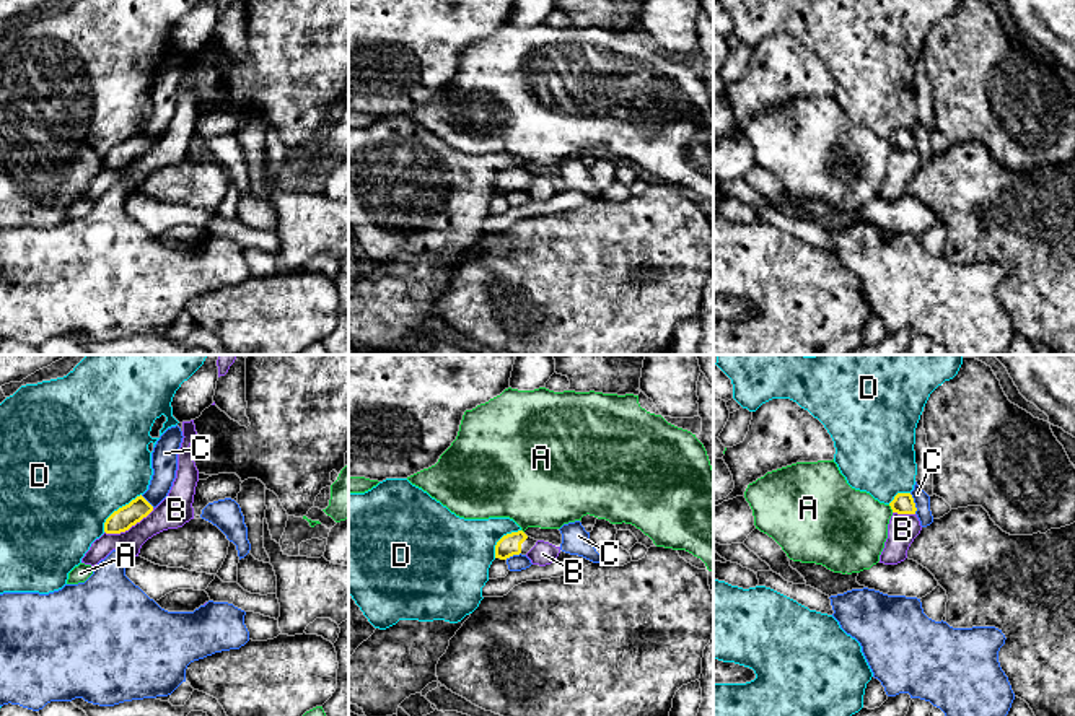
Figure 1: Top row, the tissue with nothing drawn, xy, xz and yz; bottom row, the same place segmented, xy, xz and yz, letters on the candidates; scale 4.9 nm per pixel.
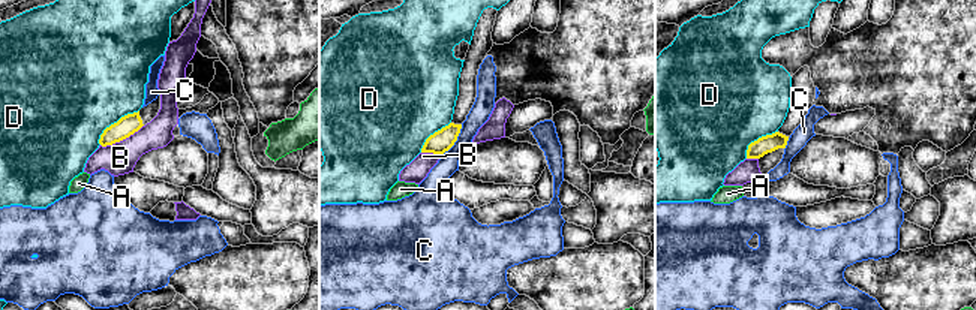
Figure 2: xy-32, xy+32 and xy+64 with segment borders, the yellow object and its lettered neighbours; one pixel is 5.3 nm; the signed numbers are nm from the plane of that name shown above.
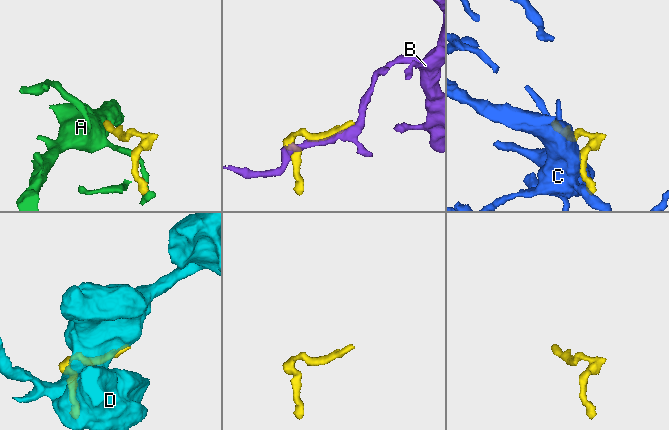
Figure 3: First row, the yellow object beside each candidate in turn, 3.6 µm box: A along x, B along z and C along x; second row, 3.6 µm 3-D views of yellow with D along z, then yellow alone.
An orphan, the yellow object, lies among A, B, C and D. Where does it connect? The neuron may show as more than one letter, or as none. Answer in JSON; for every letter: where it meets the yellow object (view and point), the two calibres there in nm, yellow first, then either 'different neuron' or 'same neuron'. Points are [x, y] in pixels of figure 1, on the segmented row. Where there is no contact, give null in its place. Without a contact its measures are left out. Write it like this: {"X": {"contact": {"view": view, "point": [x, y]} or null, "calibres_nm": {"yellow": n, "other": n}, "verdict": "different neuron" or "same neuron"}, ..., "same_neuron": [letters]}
{"A": {"contact": {"view": "yz", "point": [891, 508]}, "calibres_nm": {"yellow": 110, "other": 400}, "verdict": "different neuron"}, "B": {"contact": {"view": "xy", "point": [129, 528]}, "calibres_nm": {"yellow": 110, "other": 160}, "verdict": "different neuron"}, "C": {"contact": {"view": "yz", "point": [914, 503]}, "calibres_nm": {"yellow": 110, "other": 80}, "verdict": "different neuron"}, "D": {"contact": {"view": "xy", "point": [119, 508]}, "calibres_nm": {"yellow": 110, "other": 500}, "verdict": "different neuron"}, "same_neuron": []}

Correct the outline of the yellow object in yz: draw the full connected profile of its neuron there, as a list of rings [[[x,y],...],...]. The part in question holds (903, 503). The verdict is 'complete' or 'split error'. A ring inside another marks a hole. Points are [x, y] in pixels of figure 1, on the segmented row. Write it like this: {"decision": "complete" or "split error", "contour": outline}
{"decision": "complete", "contour": [[[897,493],[889,503],[893,513],[897,514],[915,514],[917,508],[910,493]]]}

